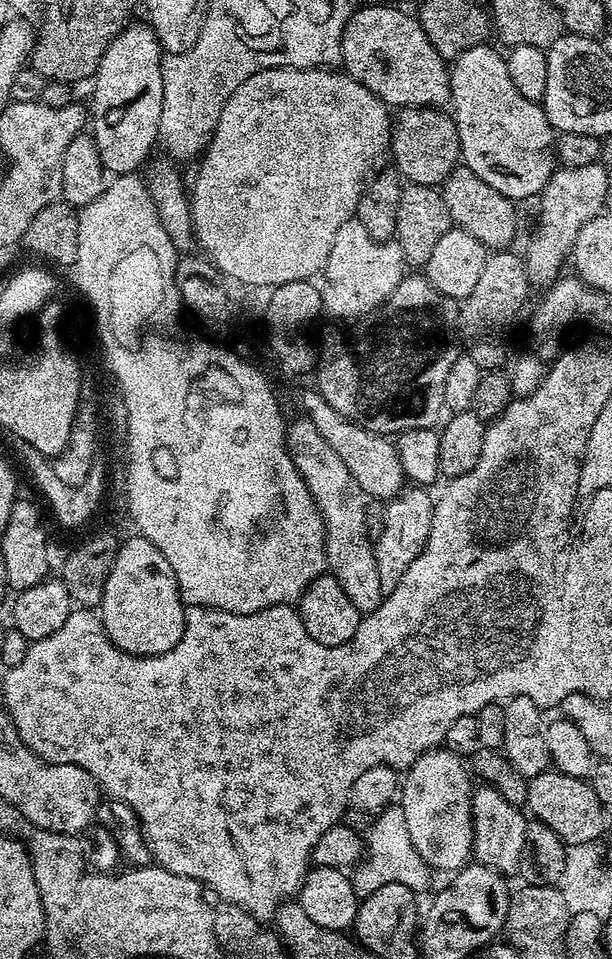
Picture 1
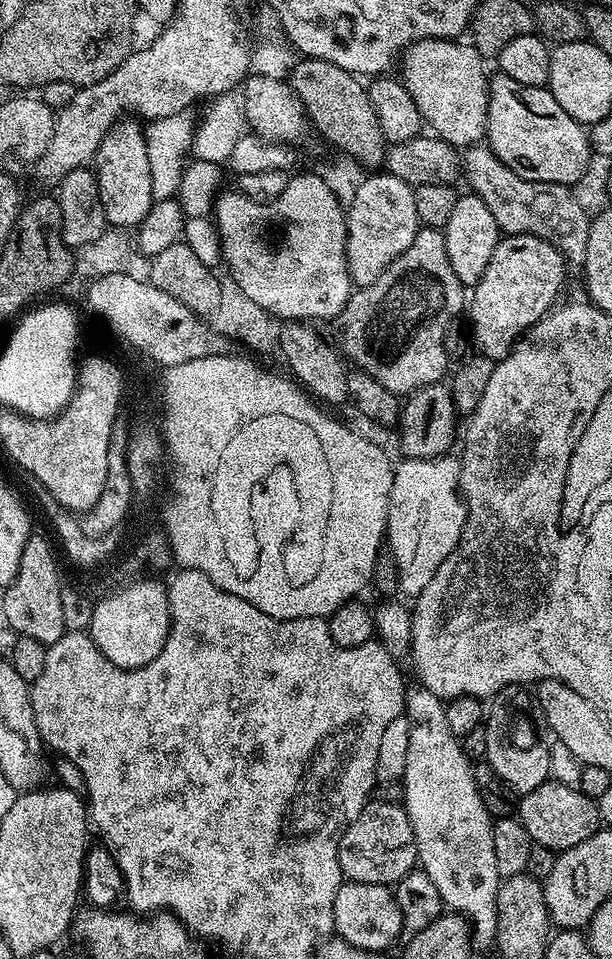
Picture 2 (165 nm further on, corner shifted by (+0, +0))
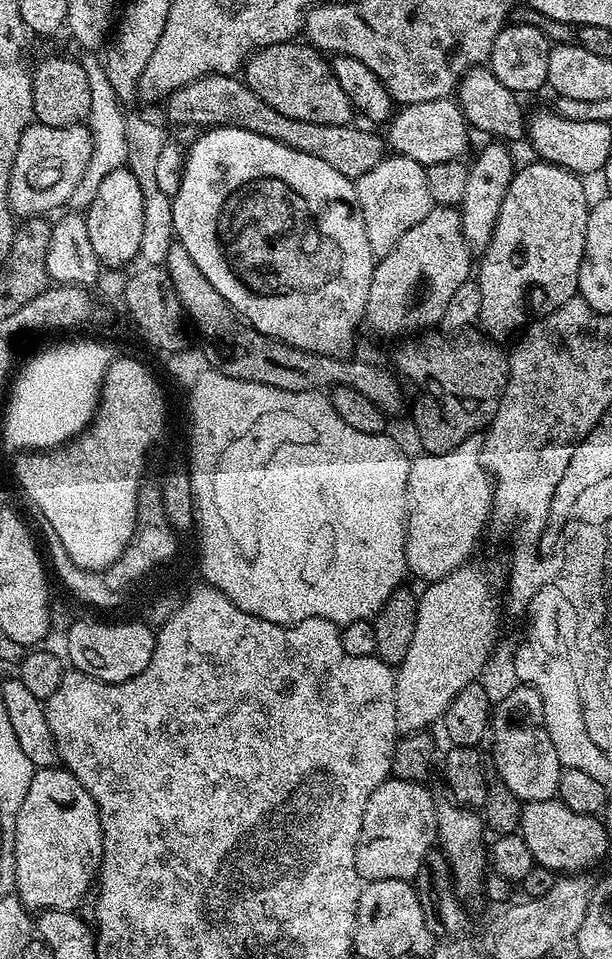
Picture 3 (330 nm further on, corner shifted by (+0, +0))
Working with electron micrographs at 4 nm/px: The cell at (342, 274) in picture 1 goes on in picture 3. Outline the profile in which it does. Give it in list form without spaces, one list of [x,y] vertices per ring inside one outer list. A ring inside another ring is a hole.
[[[388,154],[378,166],[374,166],[374,170],[366,170],[366,174],[355,177],[358,206],[362,210],[362,222],[366,226],[366,238],[370,241],[373,257],[390,254],[390,250],[398,246],[398,238],[430,214],[434,205],[430,190],[426,190],[424,169],[425,165],[414,162],[414,158]]]

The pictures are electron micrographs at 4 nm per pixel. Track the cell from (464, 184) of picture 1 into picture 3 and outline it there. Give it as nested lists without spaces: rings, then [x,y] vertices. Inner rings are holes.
[[[213,74],[203,76],[167,97],[168,116],[176,124],[197,124],[197,129],[241,128],[250,130],[250,134],[262,134],[262,138],[274,138],[274,142],[282,142],[294,150],[302,150],[302,154],[310,154],[310,158],[319,158],[334,166],[338,174],[355,178],[366,174],[366,170],[374,170],[378,162],[386,155],[386,140],[383,135],[375,136],[372,132],[363,132],[360,128],[352,128],[347,124],[319,124],[318,122],[302,122],[298,118],[286,118],[286,114],[278,114],[274,106],[266,106],[262,98],[250,86],[245,84],[239,75],[223,76]]]

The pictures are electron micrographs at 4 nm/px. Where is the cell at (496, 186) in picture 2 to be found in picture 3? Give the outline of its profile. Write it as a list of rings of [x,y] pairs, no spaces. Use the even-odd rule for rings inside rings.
[[[455,99],[431,100],[417,104],[405,104],[387,121],[386,144],[395,155],[414,158],[414,162],[437,164],[443,160],[458,160],[468,148],[469,125],[461,105]]]

